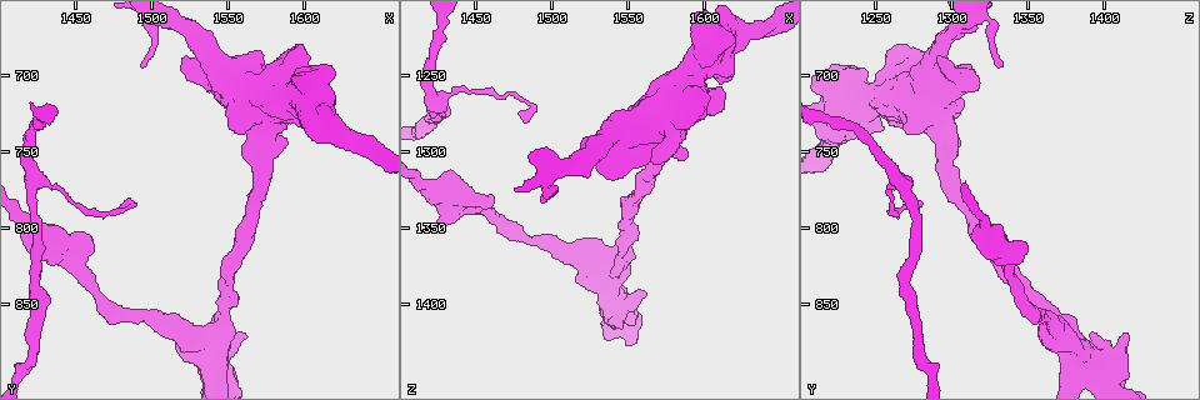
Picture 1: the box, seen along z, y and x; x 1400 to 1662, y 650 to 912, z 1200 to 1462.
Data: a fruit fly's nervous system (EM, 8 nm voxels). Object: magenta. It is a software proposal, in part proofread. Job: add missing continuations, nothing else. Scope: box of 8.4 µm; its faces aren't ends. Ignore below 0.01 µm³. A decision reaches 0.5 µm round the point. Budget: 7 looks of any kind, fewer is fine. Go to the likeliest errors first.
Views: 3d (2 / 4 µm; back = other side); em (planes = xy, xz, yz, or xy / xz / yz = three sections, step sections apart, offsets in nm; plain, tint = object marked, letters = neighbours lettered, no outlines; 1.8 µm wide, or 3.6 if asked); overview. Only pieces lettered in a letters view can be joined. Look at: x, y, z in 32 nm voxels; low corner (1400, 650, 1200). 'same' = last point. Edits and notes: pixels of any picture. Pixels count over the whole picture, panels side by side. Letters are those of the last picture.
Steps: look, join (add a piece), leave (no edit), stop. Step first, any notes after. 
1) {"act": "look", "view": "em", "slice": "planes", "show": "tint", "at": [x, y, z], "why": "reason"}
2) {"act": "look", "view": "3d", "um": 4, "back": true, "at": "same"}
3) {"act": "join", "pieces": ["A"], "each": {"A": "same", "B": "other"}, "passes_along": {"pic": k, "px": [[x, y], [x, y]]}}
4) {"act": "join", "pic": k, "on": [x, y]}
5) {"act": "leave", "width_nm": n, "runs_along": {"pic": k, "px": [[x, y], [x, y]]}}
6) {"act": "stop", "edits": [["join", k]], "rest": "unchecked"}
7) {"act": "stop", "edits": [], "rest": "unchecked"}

{"act": "look", "view": "em", "slice": "xz", "step": 16, "show": "letters", "at": [1428, 816, 1348], "why": "an open end"}

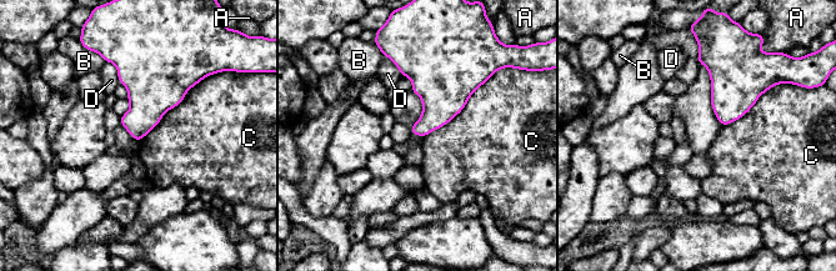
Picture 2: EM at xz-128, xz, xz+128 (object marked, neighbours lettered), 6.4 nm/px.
{"act": "leave", "each": {"A": "other", "B": "other", "C": "other", "D": "other"}, "border": {"pic": 2, "px": [[204, 79], [138, 141]]}, "found": "none of them fits"}

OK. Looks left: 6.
{"act": "look", "view": "em", "slice": "yz", "step": 16, "show": "letters", "at": [1482, 782, 1282], "why": "tapers out"}

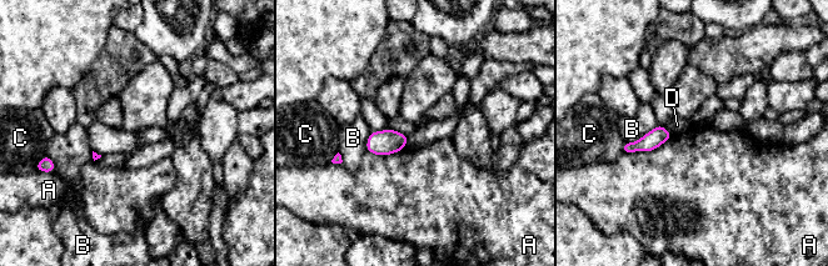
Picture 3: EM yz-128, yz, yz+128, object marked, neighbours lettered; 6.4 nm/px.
{"act": "look", "view": "em", "slice": "planes", "show": "letters", "at": "same"}

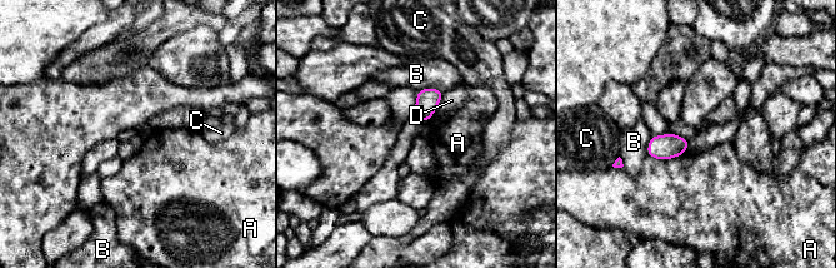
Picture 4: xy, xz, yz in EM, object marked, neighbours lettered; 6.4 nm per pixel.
{"act": "leave", "width_nm": 100, "each": {"A": "other", "B": "other", "C": "other", "D": "other"}, "border": {"pic": 4, "px": [[686, 150], [666, 159], [647, 155]]}, "found": "none of them fits"}

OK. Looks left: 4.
{"act": "look", "view": "em", "um": 3.6, "slice": "xy", "step": 16, "show": "letters", "at": [1526, 698, 1296], "why": "closes a loop"}

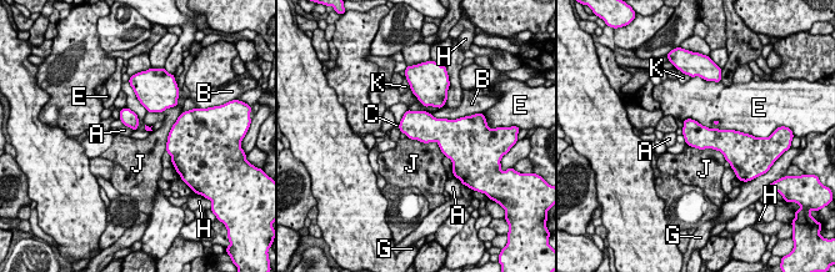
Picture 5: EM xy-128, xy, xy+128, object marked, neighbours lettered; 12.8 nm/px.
{"act": "leave", "width_nm": 90, "each": {"A": "other", "B": "other", "C": "other", "E": "other", "G": "other", "H": "other", "J": "other", "K": "other"}, "border": {"pic": 5, "px": [[408, 137], [435, 141], [445, 155]]}, "found": "no lettered piece goes on from it"}

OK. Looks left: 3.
{"act": "stop", "edits": [], "rest": "unchecked"}

